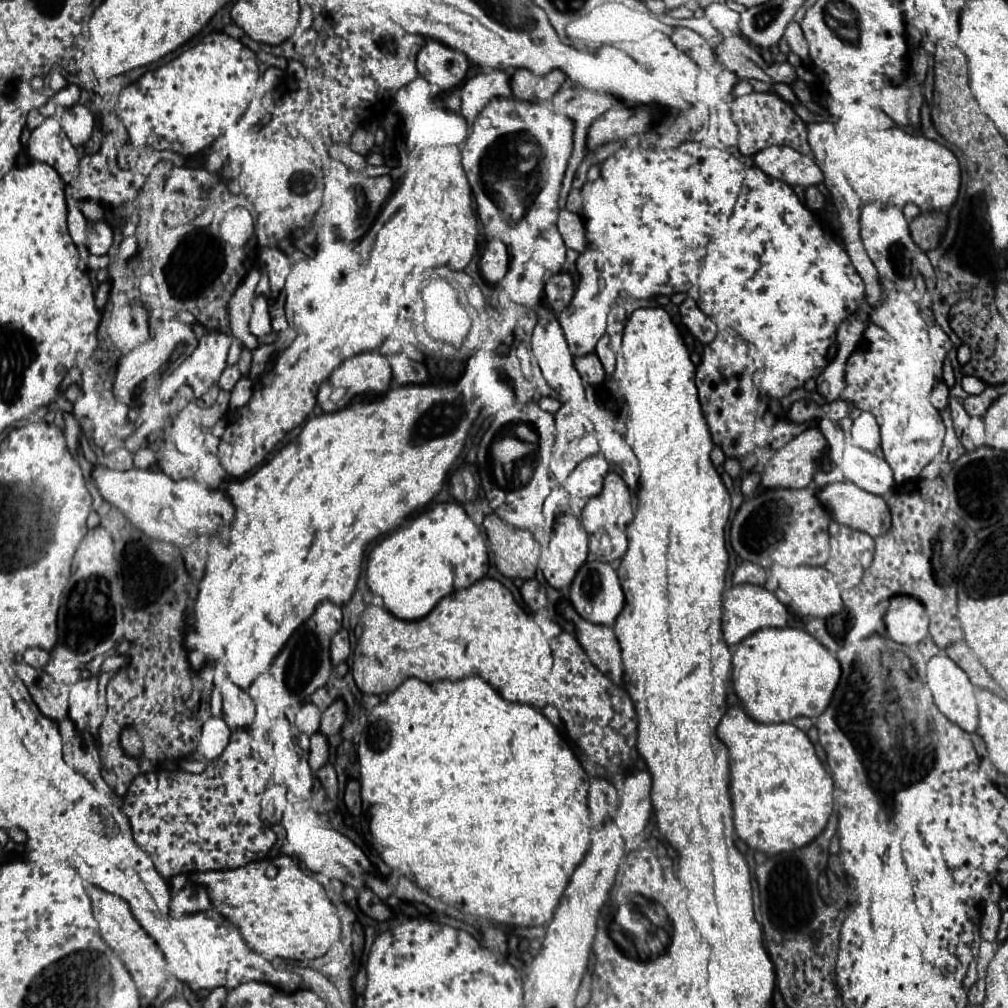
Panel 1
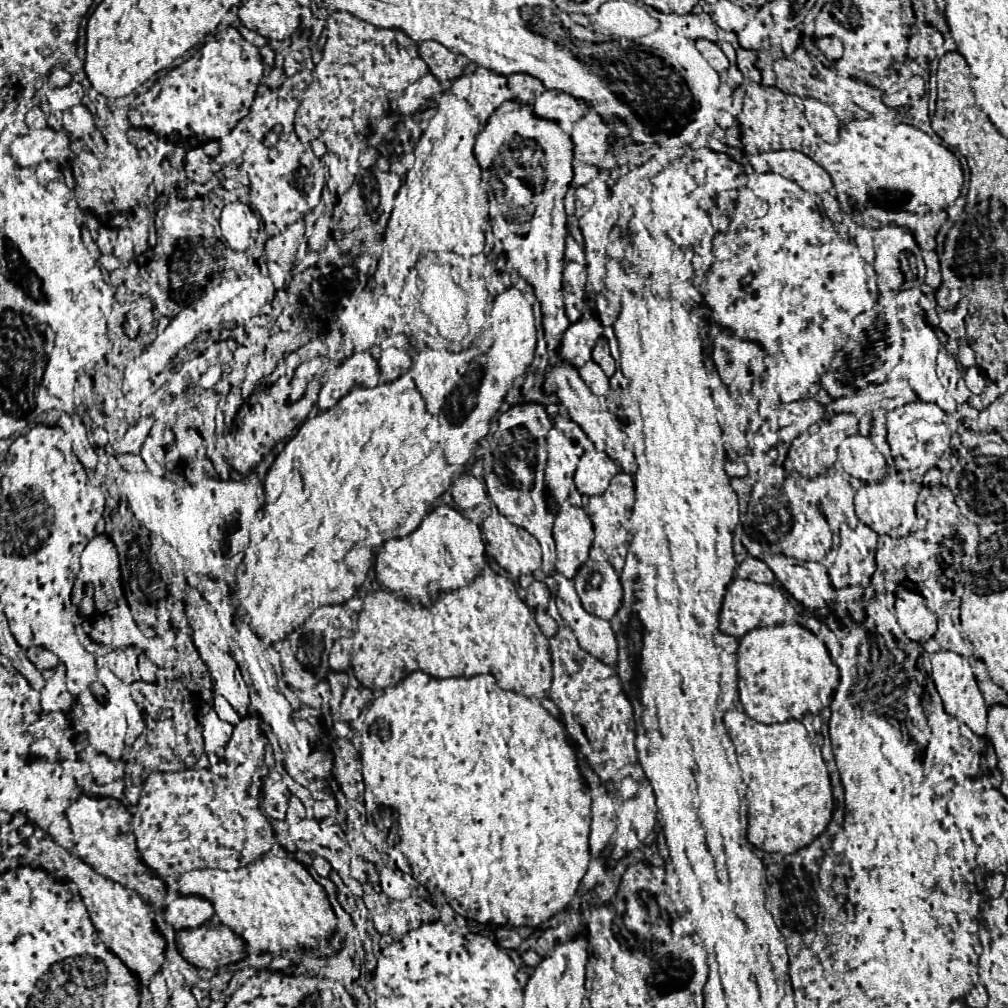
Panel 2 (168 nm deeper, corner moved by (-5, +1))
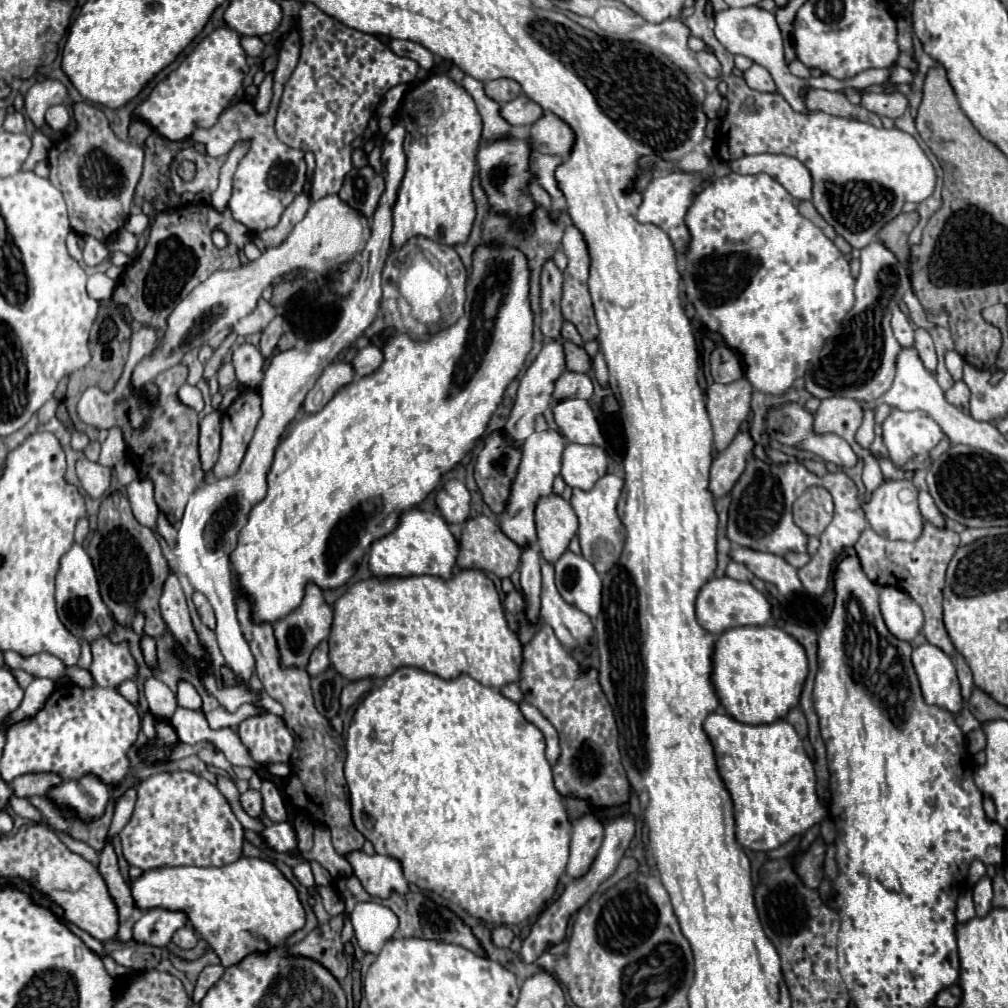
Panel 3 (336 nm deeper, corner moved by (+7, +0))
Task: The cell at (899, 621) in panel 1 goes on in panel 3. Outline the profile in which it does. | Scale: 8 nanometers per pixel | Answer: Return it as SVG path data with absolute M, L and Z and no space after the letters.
M894 586L880 588L880 610L888 630L898 640L910 642L922 630L922 622L924 622L922 608L910 598L908 592L900 588Z

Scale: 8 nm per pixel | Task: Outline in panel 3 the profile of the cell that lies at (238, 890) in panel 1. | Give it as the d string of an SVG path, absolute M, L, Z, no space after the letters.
M238 858L222 868L162 866L130 880L130 892L138 910L164 908L188 916L194 932L218 954L222 966L238 964L244 956L282 944L306 922L296 888L282 872L262 858Z

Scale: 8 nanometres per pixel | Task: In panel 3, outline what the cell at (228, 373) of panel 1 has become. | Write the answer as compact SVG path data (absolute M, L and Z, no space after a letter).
M228 362L228 364L222 364L222 368L218 370L218 382L220 382L220 388L226 388L226 386L232 386L236 382L236 374L234 374L234 366Z

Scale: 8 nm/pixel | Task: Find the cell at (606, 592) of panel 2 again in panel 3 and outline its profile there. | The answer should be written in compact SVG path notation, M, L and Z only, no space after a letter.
M566 550L554 562L554 572L556 588L562 598L574 608L588 614L590 618L596 618L600 612L602 580L594 566L586 558Z

